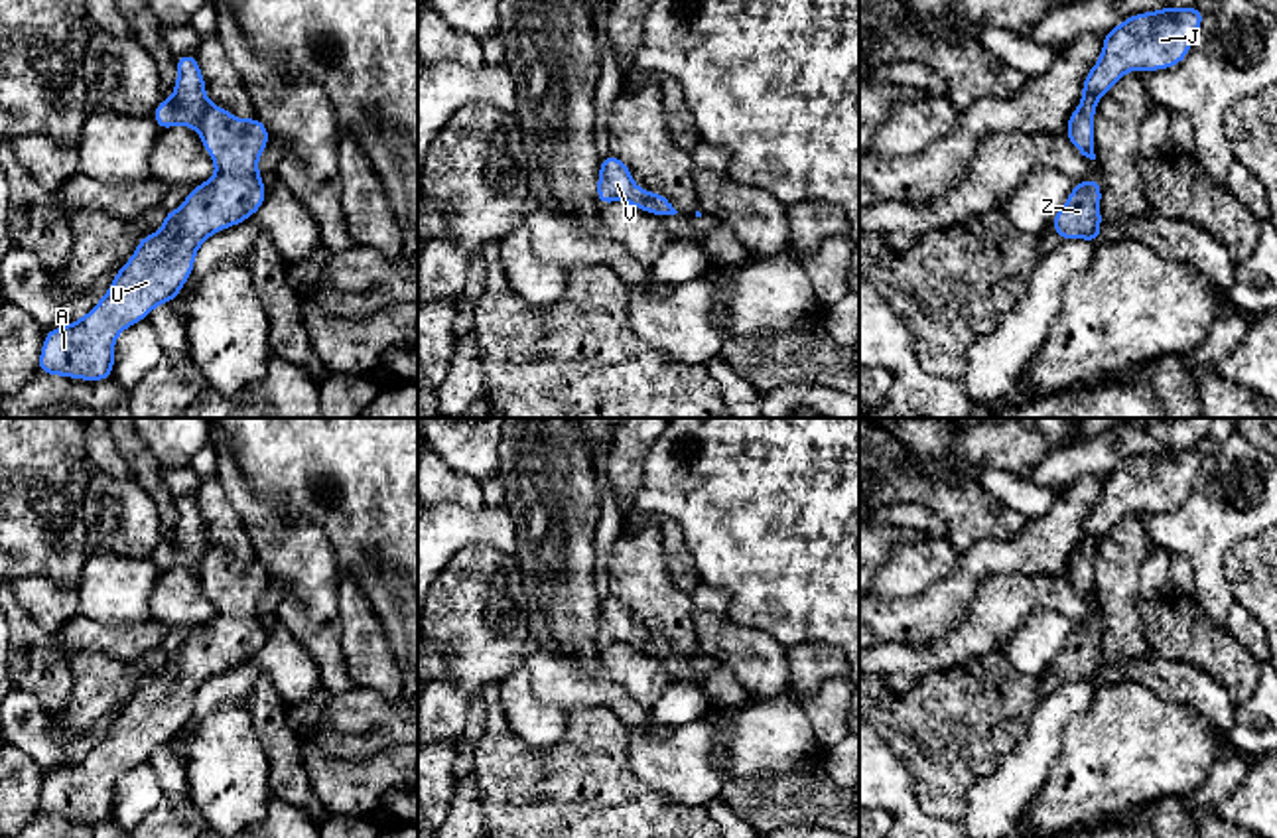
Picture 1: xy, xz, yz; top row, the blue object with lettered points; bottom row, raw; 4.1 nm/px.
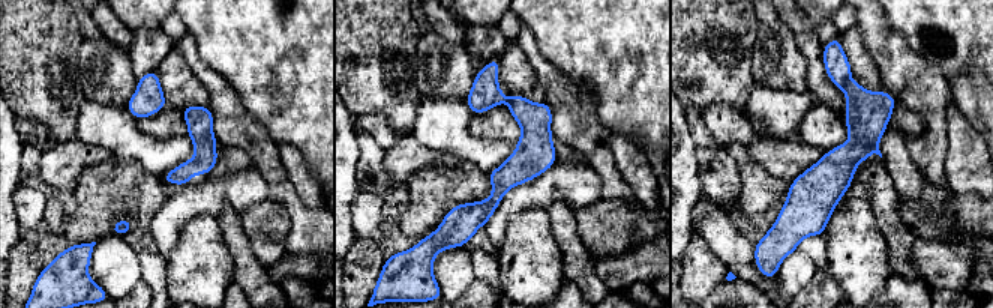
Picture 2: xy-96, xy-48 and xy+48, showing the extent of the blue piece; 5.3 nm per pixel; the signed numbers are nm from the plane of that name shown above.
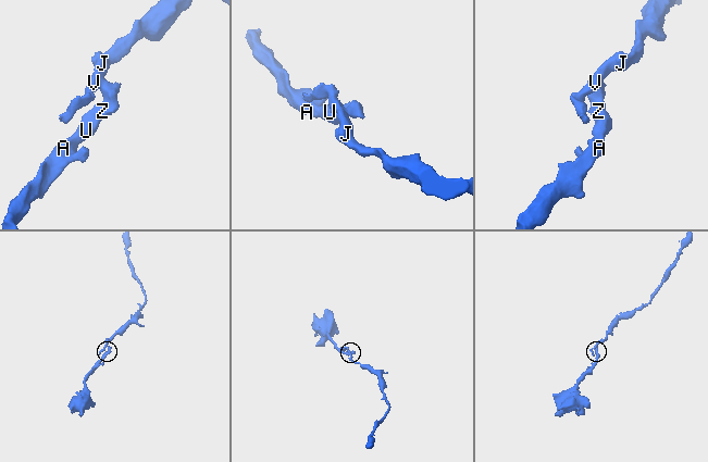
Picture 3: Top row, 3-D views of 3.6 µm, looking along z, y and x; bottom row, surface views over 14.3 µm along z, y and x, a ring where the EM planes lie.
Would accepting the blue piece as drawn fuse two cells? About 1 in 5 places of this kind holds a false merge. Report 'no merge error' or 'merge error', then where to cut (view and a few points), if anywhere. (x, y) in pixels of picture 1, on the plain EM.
merge error; cut in xy along (209, 545), (196, 568)

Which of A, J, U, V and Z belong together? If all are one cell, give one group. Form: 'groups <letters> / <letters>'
groups A U Z / J V

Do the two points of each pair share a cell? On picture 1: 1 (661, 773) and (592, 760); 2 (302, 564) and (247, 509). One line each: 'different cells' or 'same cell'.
1: different cells
2: same cell

